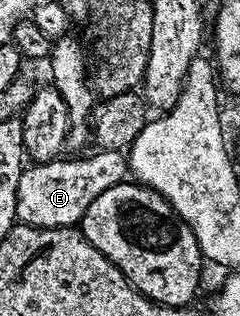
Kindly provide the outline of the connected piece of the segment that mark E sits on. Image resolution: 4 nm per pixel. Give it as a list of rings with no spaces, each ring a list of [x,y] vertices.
[[[94,150],[94,155],[86,159],[81,157],[58,157],[50,163],[33,163],[22,170],[17,190],[17,218],[27,227],[71,227],[80,224],[81,218],[87,213],[87,205],[99,197],[107,189],[127,179],[127,159],[121,151]]]

